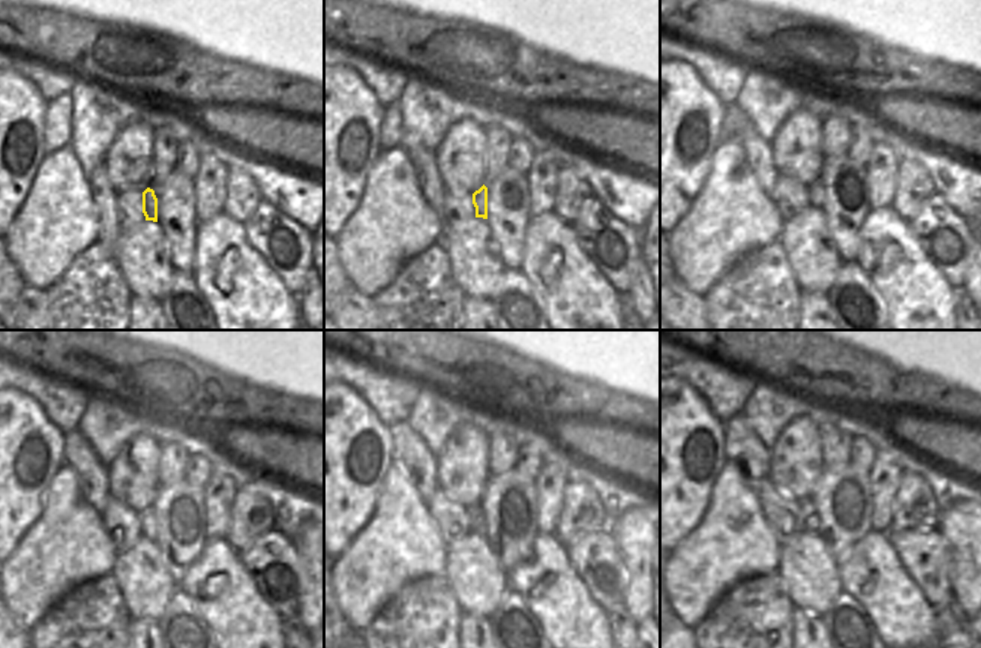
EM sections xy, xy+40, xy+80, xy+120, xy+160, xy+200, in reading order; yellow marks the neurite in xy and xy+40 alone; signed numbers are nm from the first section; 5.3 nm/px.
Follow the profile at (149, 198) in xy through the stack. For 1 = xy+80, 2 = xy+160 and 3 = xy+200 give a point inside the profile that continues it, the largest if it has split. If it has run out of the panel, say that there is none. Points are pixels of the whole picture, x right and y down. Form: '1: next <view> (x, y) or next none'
1: next xy+80 (815, 191)
2: next xy+160 (474, 512)
3: next xy+200 (809, 513)

